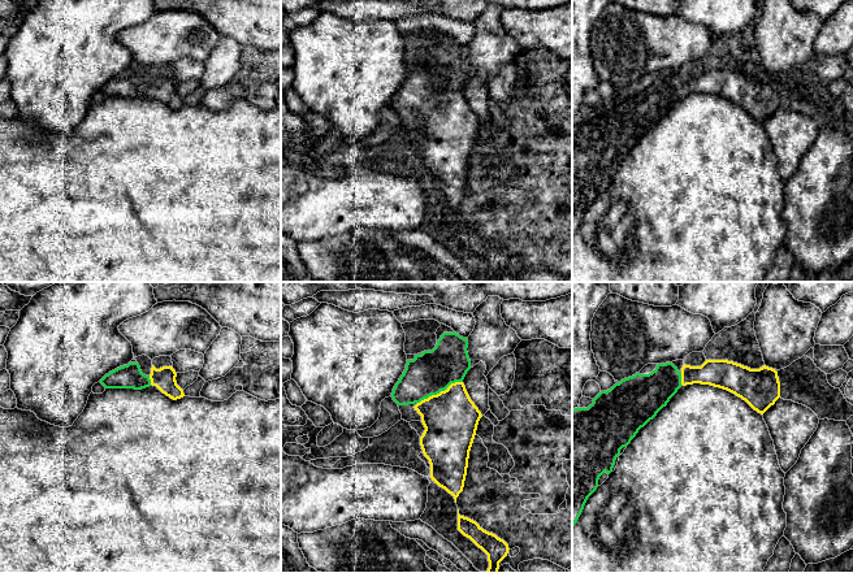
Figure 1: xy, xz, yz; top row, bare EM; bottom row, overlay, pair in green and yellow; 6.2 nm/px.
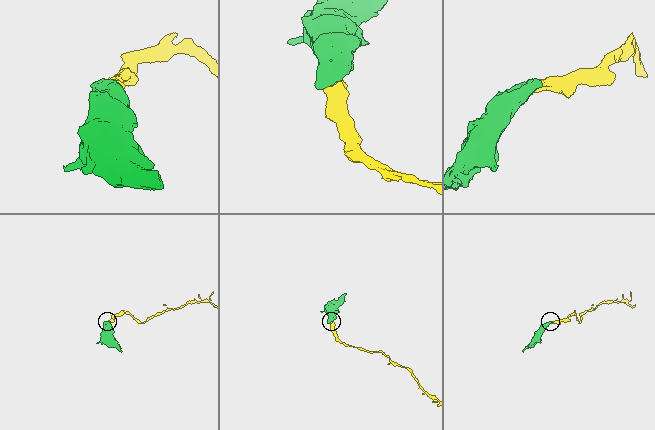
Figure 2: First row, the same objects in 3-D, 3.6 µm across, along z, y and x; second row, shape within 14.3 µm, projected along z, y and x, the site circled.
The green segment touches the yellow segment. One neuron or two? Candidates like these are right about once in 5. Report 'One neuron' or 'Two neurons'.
One neuron

